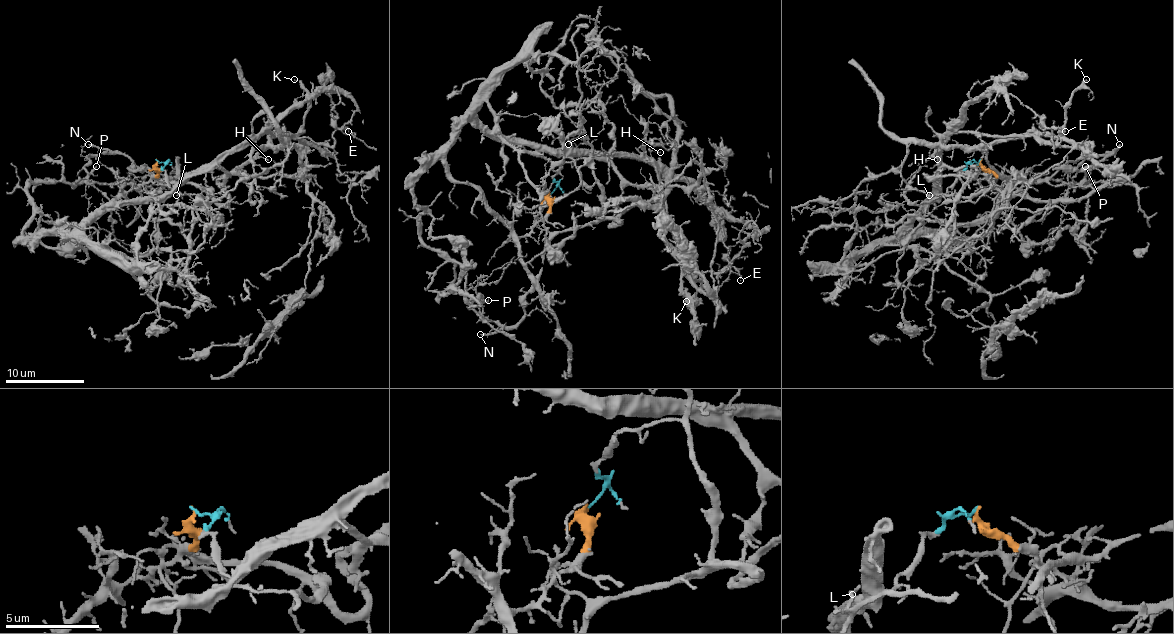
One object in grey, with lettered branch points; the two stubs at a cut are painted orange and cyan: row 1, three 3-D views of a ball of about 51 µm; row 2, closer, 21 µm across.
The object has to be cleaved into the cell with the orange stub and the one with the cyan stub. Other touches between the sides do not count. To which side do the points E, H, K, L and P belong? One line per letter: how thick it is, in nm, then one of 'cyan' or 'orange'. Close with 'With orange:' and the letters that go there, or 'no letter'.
E: calibre 110 nm; cyan
H: calibre 110 nm; orange
K: calibre 110 nm; cyan
L: calibre 80 nm; cyan
P: calibre 200 nm; orange
With orange: H, P

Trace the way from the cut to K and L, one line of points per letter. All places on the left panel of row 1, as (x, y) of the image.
K: (156, 159), (172, 189), (209, 189), (225, 203), (219, 181), (304, 122), (309, 97), (294, 79)
L: (156, 159), (164, 163), (164, 181), (172, 189), (200, 199), (194, 201), (186, 193), (176, 195)

